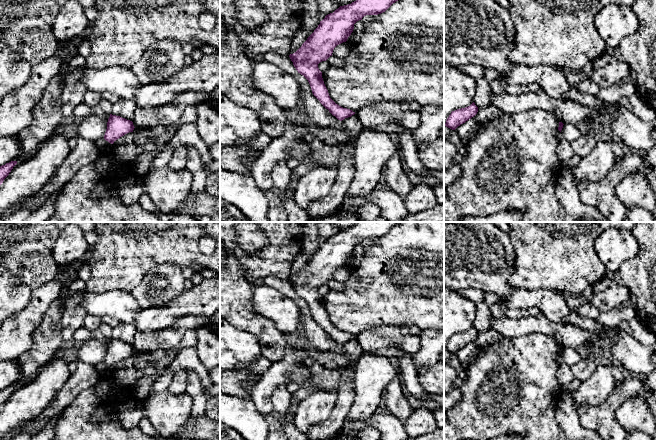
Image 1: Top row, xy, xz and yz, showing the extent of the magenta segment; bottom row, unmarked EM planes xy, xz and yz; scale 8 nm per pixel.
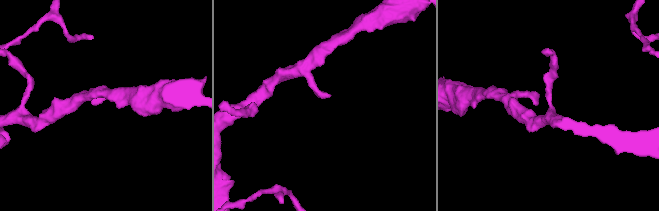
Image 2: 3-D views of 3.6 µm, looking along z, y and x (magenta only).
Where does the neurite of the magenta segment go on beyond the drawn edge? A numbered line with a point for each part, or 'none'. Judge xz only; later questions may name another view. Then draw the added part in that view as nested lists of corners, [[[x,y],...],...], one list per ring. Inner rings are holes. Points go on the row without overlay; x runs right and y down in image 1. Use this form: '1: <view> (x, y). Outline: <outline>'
none

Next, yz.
none

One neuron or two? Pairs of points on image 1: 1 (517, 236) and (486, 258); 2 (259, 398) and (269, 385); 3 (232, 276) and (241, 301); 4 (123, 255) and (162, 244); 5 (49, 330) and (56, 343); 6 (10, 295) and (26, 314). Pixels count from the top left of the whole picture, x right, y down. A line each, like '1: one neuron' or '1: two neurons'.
1: two neurons
2: one neuron
3: one neuron
4: one neuron
5: one neuron
6: two neurons

